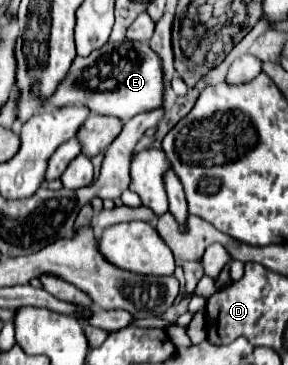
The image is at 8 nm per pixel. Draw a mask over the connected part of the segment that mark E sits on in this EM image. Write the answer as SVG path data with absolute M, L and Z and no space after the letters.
M109 41L103 49L93 51L89 57L77 57L67 77L57 87L55 95L47 101L47 107L63 107L79 103L91 107L99 115L115 115L123 121L137 113L161 109L165 101L165 79L161 57L141 41Z

